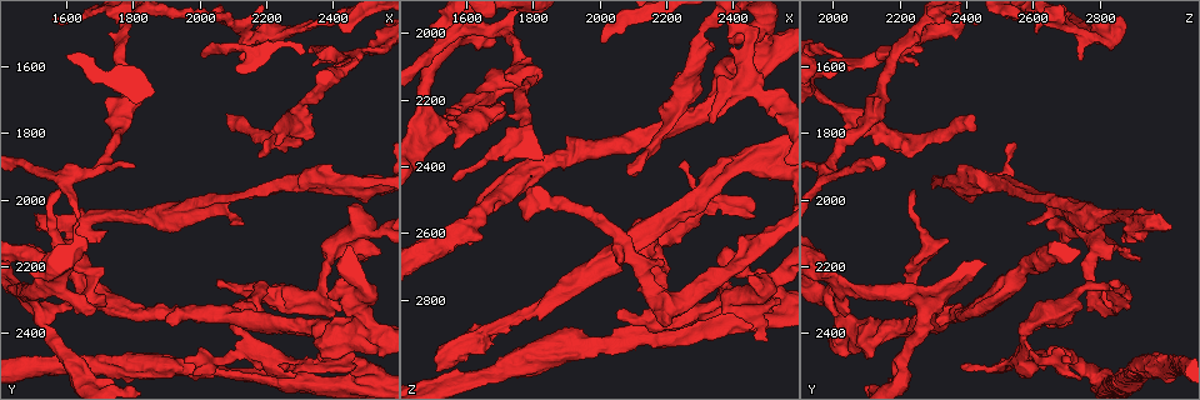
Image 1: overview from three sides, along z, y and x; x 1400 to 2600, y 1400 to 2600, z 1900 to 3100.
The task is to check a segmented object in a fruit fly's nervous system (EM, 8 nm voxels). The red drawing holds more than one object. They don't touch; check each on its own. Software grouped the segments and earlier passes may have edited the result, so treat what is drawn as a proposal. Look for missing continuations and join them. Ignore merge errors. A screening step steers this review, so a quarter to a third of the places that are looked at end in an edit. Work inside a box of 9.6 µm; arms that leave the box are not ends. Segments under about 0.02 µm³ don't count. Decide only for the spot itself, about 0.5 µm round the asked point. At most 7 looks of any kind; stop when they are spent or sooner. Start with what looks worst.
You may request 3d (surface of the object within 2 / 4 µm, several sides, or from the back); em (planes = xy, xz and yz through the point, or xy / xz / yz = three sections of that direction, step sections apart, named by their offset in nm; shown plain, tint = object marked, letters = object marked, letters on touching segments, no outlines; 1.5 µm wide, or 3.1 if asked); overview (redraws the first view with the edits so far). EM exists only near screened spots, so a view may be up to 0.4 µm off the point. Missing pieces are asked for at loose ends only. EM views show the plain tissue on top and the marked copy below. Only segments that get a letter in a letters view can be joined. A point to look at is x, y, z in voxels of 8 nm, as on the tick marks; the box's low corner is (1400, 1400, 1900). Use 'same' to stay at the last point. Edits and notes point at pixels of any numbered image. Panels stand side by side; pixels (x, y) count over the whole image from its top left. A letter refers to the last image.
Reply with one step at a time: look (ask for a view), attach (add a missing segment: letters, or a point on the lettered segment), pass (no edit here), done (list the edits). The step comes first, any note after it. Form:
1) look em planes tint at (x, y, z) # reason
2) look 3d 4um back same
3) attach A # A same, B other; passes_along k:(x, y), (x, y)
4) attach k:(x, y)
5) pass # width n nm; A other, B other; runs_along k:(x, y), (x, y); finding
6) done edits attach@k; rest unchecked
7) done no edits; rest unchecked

look 3d 4um at (2530, 2170, 2800) # branch stops here

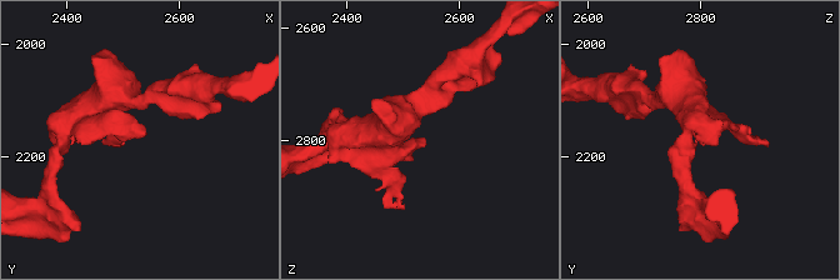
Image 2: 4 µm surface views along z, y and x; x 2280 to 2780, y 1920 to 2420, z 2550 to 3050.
look em xz step 4 tint at (2540, 2170, 2805)

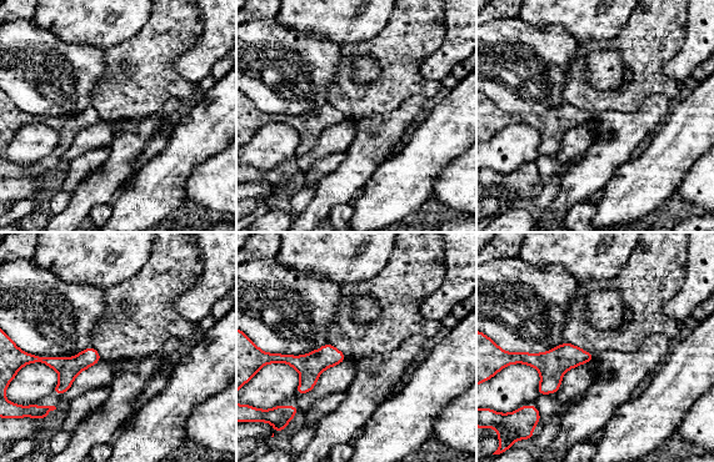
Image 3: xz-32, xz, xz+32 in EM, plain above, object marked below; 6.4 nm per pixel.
look em yz step 8 letters same

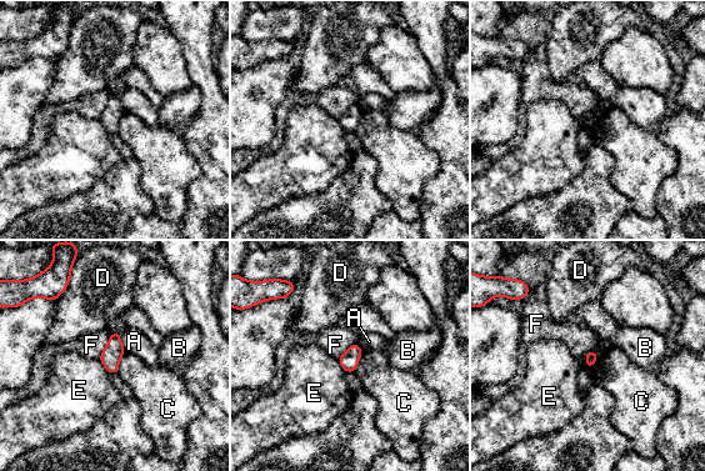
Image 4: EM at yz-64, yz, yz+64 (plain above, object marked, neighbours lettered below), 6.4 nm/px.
pass # A other, B other, C other, D other, E other, F other; border 4:(363, 351), (354, 371); no lettered segment goes on from it

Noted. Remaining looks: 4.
look em yz step 8 tint at (2470, 2470, 2560) # free end

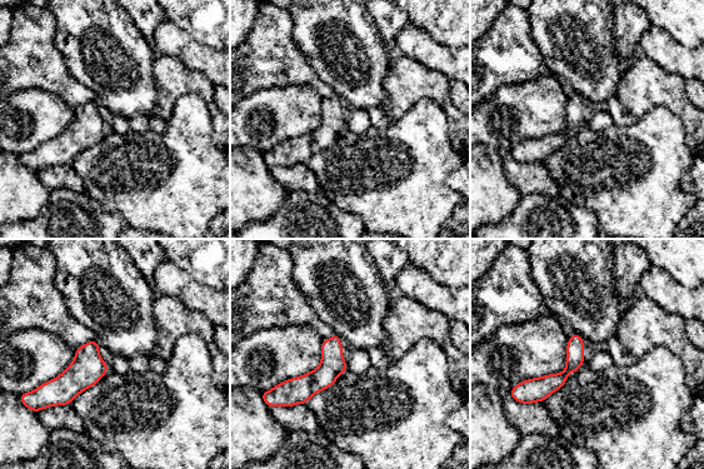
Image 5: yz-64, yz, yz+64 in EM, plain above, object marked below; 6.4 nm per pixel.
look em planes tint same # cut it another way

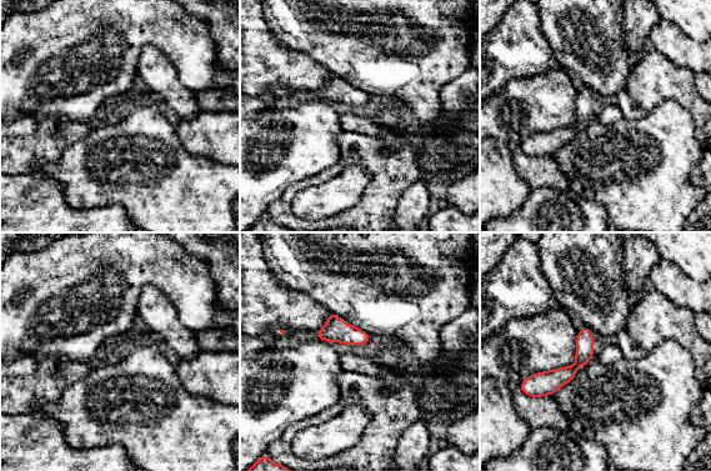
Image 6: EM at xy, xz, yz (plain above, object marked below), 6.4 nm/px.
look em planes letters same # what lies round it

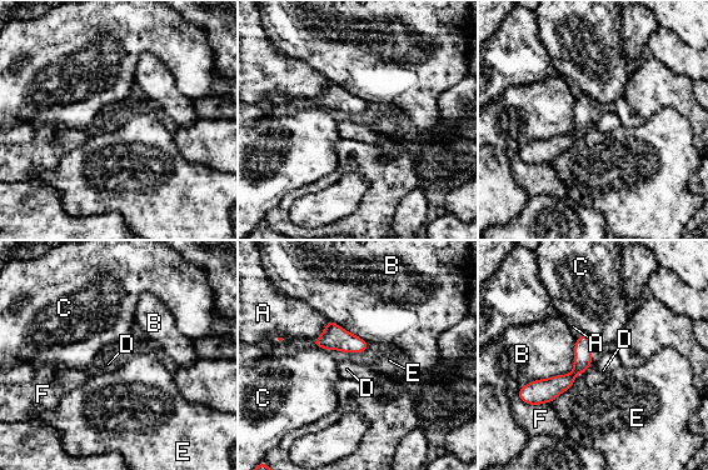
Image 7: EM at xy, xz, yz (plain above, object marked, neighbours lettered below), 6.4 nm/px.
pass # width 100 nm; A other, B other, C other, D other, E other, F other; border 7:(591, 364), (552, 403); none of them fits

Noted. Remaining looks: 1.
done no edits; rest unchecked

